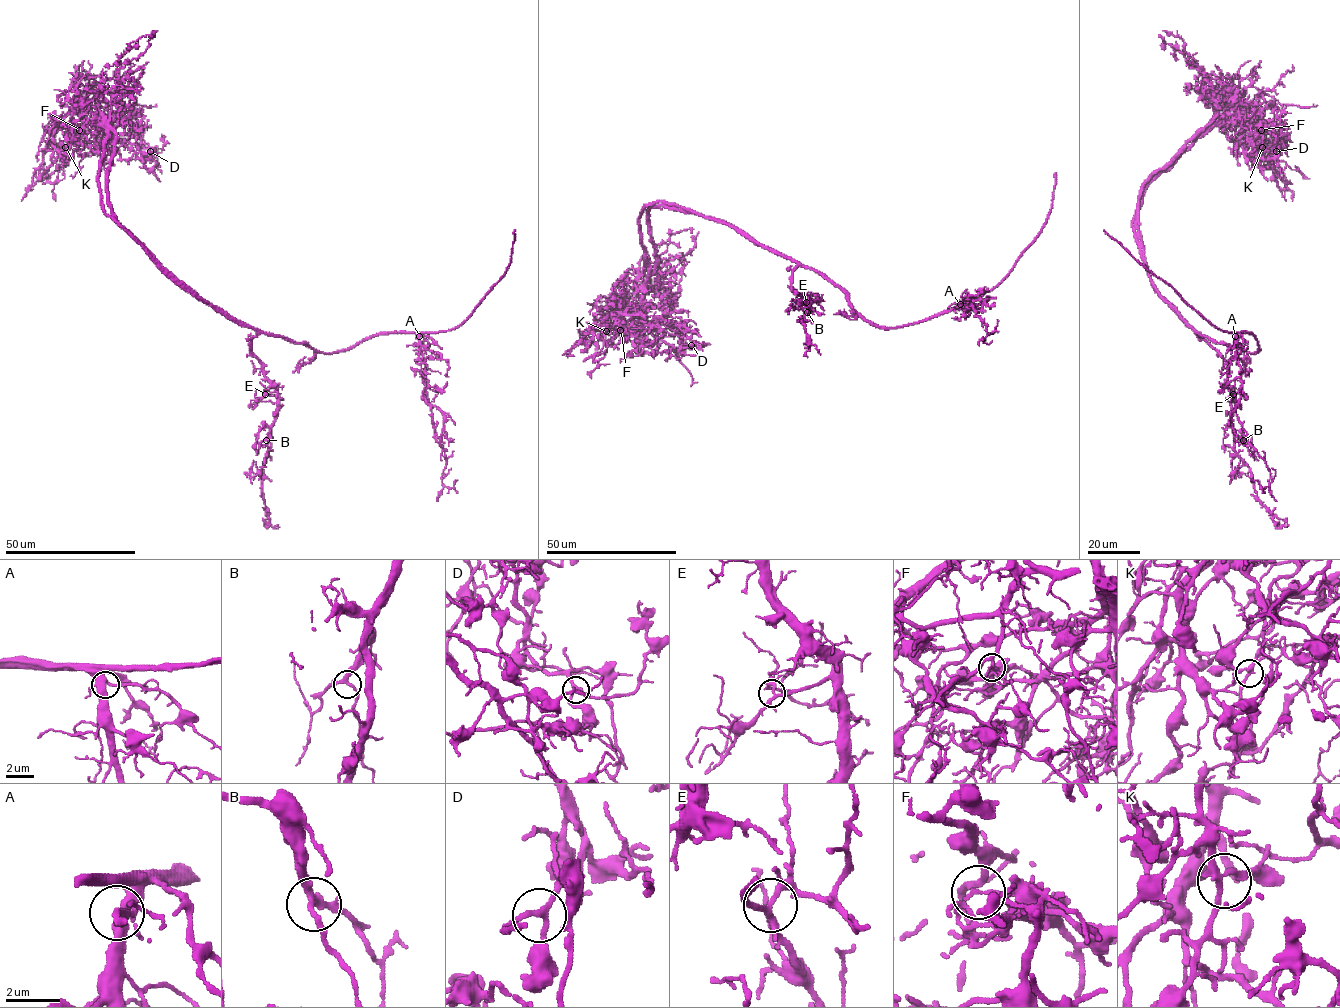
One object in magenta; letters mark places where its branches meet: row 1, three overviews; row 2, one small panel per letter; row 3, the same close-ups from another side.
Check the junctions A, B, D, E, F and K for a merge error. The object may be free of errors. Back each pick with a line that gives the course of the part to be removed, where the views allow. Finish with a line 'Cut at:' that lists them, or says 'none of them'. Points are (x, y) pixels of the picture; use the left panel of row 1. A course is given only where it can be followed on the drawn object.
F: course (79, 130), (103, 128), (104, 115), (115, 134), (107, 185), (108, 203), (117, 221), (200, 297), (247, 327)
Cut at: F

